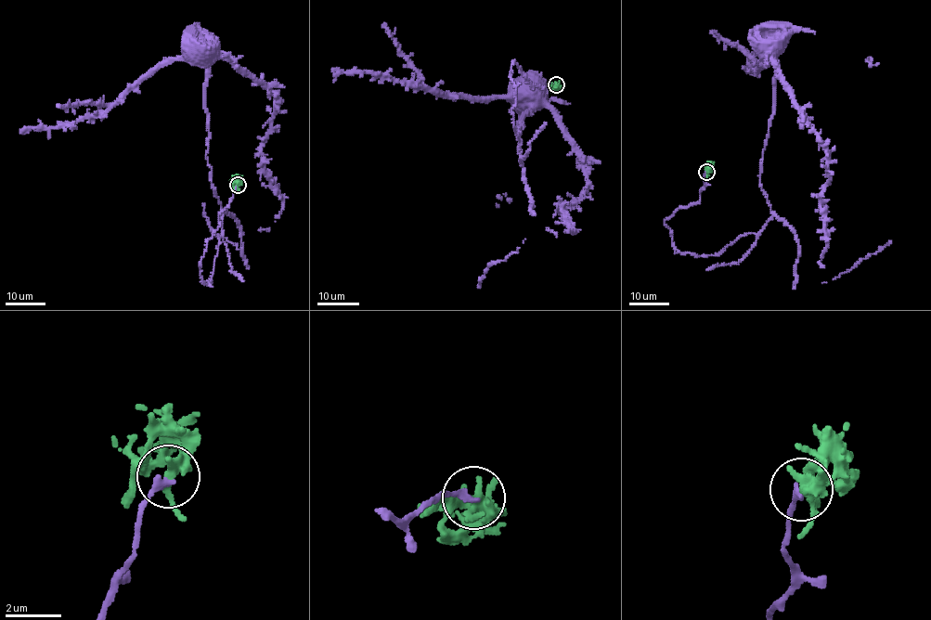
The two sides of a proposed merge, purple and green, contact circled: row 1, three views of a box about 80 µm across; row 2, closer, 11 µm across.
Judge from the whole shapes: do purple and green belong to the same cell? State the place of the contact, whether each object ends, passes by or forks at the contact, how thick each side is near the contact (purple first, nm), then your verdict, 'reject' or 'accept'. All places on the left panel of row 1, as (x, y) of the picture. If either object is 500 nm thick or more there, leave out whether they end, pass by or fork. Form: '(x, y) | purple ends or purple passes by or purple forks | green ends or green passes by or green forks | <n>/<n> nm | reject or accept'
(238, 185) | purple ends | green passes by | 200/320 nm | reject

